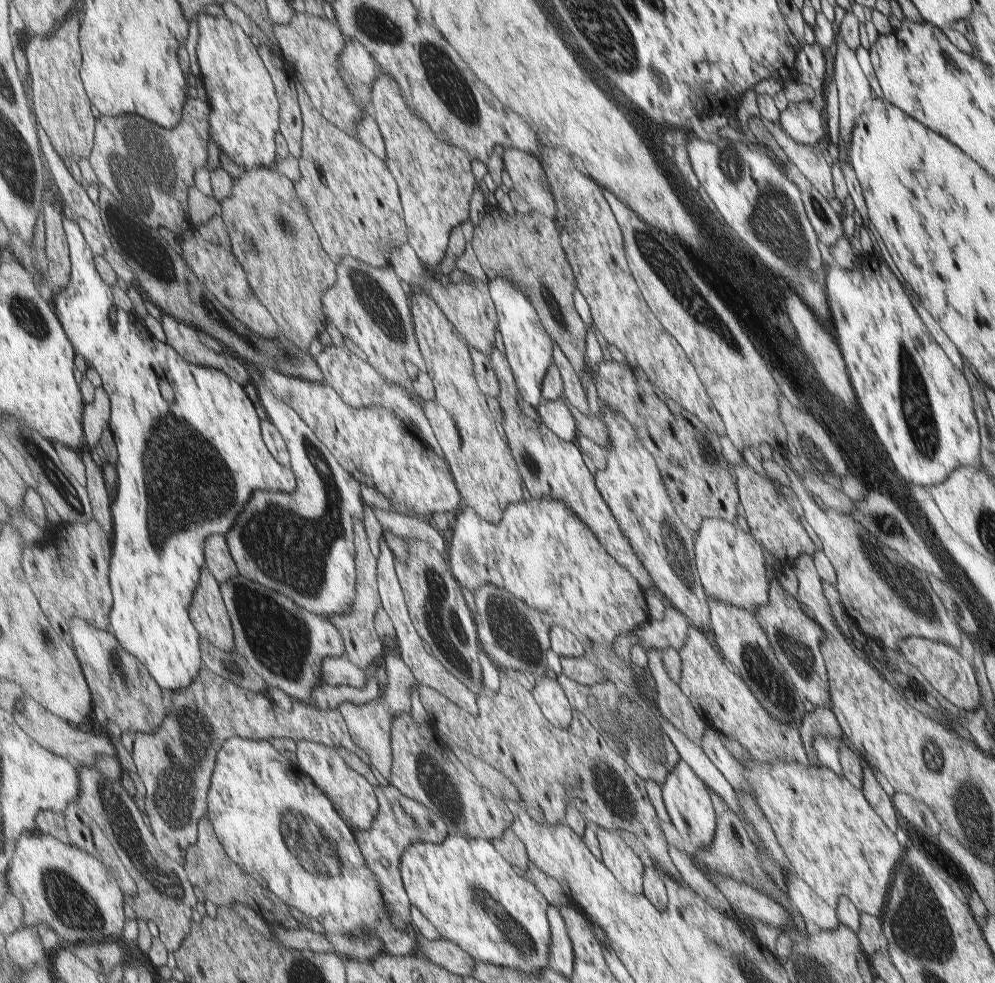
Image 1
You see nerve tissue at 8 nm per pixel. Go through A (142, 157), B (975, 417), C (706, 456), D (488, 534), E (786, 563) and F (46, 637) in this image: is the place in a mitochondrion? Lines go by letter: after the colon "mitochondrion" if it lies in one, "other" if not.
A: mitochondrion
B: other
C: mitochondrion
D: other
E: other
F: other

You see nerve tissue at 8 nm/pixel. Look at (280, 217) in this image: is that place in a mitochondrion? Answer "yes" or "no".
yes

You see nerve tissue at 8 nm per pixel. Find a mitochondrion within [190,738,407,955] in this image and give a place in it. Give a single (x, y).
(311, 842)

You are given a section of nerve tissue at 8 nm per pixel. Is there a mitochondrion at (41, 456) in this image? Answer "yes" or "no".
yes

